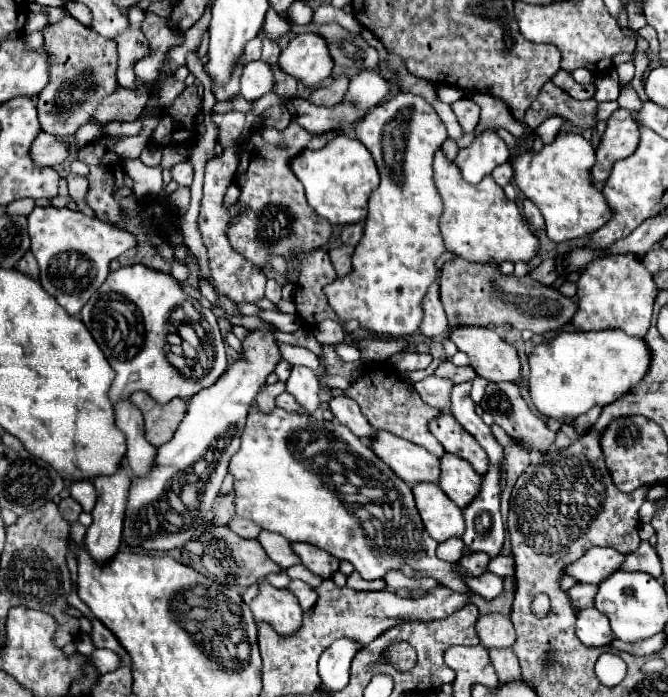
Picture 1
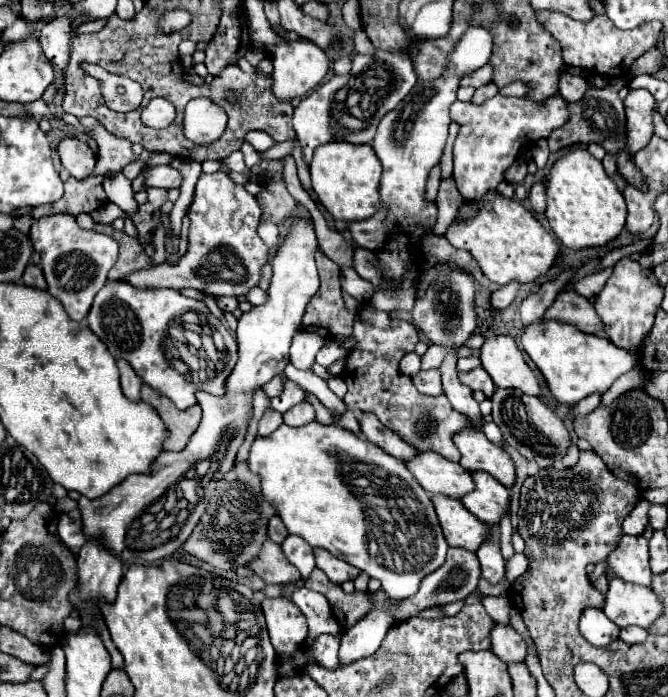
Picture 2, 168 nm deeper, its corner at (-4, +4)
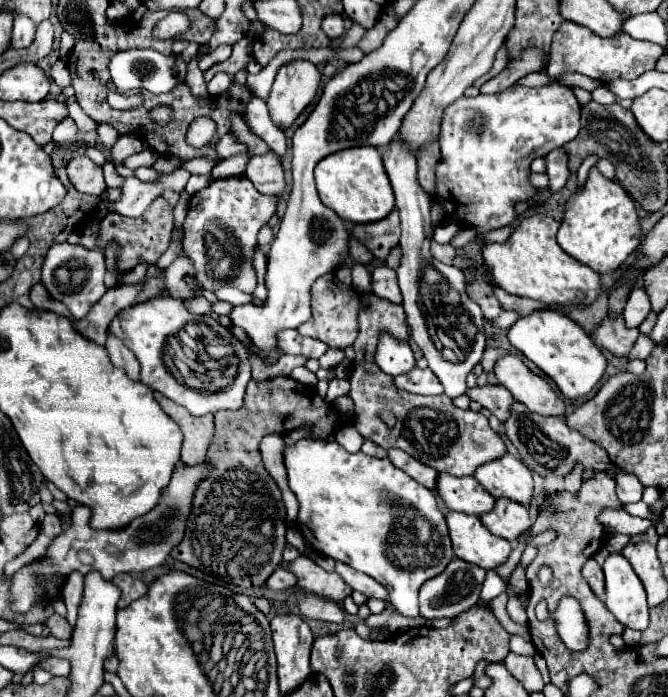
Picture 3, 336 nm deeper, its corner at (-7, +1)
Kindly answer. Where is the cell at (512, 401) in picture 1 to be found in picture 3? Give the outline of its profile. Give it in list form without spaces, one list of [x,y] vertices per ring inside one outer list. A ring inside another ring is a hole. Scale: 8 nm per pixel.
[[[514,402],[510,408],[510,416],[504,422],[504,432],[506,432],[508,440],[518,448],[522,462],[530,470],[538,472],[540,476],[548,476],[548,474],[564,476],[572,470],[572,466],[576,462],[580,462],[586,472],[602,472],[610,464],[604,448],[600,448],[598,444],[592,444],[578,432],[570,430],[566,426],[564,418],[540,416],[536,412],[530,412],[528,408],[524,408],[524,404],[518,404],[518,402]]]

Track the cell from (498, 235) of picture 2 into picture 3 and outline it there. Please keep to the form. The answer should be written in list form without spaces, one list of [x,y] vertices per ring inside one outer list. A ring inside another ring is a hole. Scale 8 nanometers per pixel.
[[[526,216],[518,222],[506,242],[488,242],[482,246],[484,266],[490,270],[494,282],[508,294],[538,300],[546,306],[570,306],[576,302],[592,304],[602,292],[600,276],[586,264],[568,256],[556,242],[560,222],[548,216]]]

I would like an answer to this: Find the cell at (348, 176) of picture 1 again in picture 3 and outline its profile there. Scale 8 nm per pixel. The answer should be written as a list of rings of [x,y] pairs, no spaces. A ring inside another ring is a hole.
[[[374,146],[346,148],[334,152],[316,164],[316,186],[324,206],[332,208],[342,220],[366,224],[386,218],[394,208],[394,194],[388,182],[382,156]]]

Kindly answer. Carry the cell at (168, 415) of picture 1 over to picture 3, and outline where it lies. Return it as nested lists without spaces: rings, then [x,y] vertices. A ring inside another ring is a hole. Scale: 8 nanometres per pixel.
[[[154,392],[154,398],[160,404],[160,408],[180,426],[184,434],[182,464],[200,464],[206,458],[208,444],[214,436],[214,416],[192,416],[186,408],[174,404],[166,396],[160,396],[160,392]]]

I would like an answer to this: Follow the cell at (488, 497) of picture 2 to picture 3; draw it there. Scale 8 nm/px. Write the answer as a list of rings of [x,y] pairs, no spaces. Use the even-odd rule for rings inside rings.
[[[496,498],[496,508],[492,508],[492,512],[484,512],[480,520],[492,534],[510,542],[514,542],[524,530],[532,526],[526,506],[508,498]]]

